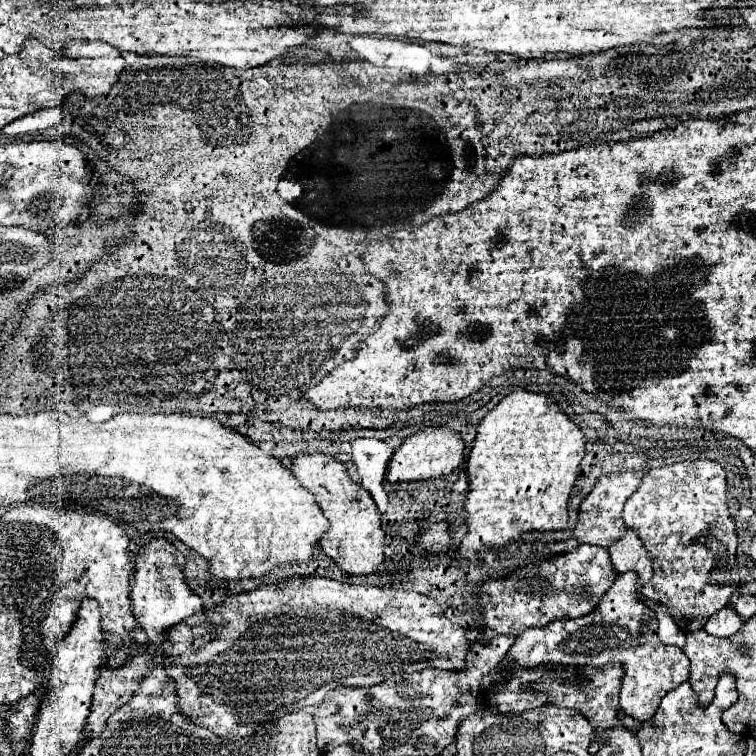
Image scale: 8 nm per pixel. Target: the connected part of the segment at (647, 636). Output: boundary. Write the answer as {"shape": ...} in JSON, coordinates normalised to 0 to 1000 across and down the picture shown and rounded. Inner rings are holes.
{"shape":[[[821,758],[808,779],[798,787],[790,806],[763,819],[739,819],[721,829],[705,829],[692,835],[668,874],[671,880],[713,882],[713,880],[784,880],[821,877],[827,885],[821,909],[821,940],[848,956],[858,954],[874,925],[896,906],[911,898],[911,872],[903,858],[877,853],[869,843],[866,811],[843,790],[843,758]]]}

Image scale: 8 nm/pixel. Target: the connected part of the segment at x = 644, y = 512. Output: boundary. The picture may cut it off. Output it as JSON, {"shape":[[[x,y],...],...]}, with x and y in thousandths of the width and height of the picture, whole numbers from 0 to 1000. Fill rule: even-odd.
{"shape":[[[922,607],[861,620],[851,642],[827,665],[824,687],[832,700],[845,705],[864,737],[864,763],[848,776],[848,787],[880,800],[903,837],[930,832],[943,811],[962,803],[967,787],[978,779],[980,761],[975,753],[975,697],[962,671],[962,631],[951,612]]]}

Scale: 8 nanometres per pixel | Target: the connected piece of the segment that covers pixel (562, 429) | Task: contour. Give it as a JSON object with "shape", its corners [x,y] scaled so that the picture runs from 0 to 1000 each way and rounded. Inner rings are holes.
{"shape":[[[679,515],[676,520],[671,520],[660,536],[655,536],[634,560],[631,565],[631,578],[626,583],[626,591],[623,591],[623,599],[620,599],[620,607],[618,607],[618,631],[620,631],[620,655],[618,655],[618,665],[615,665],[615,689],[620,694],[620,702],[618,708],[612,710],[610,716],[610,737],[620,739],[620,742],[631,742],[634,739],[634,731],[639,726],[657,726],[657,724],[668,724],[671,718],[687,713],[692,705],[697,702],[739,702],[739,700],[750,700],[753,692],[750,692],[750,663],[753,663],[753,652],[755,652],[755,644],[763,634],[763,618],[769,612],[774,602],[774,578],[766,567],[763,560],[758,560],[747,546],[745,541],[737,536],[737,530],[726,522],[718,522],[718,520],[705,520],[705,517],[697,517],[697,515]]]}

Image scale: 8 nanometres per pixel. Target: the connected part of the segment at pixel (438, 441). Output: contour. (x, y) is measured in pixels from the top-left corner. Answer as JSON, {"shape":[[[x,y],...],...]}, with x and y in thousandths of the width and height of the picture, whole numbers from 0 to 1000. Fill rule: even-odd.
{"shape":[[[565,565],[541,575],[533,583],[533,589],[520,599],[515,610],[515,620],[512,620],[512,634],[515,639],[530,639],[530,636],[589,631],[604,618],[610,618],[612,610],[615,610],[615,586],[607,570],[594,565]]]}

